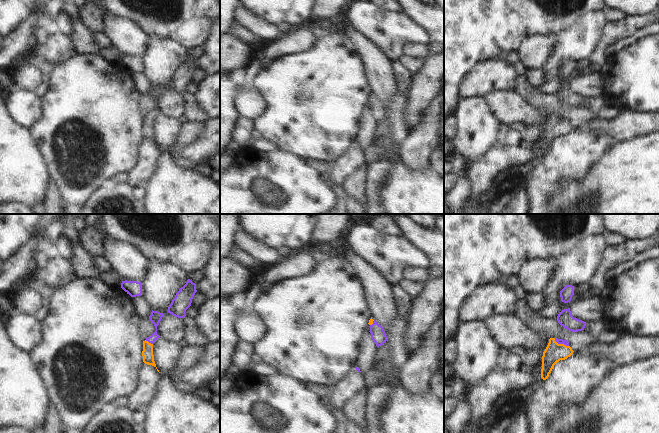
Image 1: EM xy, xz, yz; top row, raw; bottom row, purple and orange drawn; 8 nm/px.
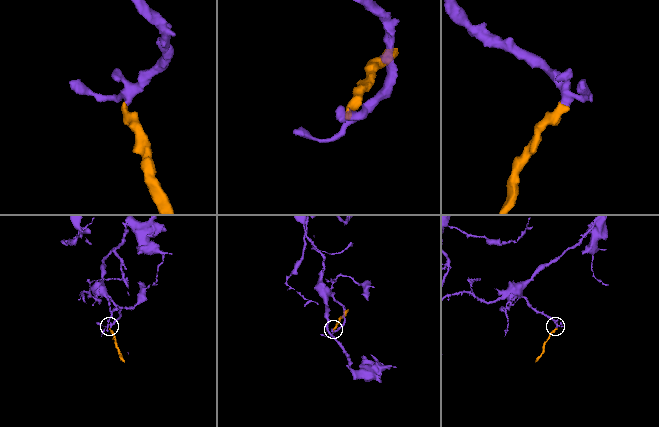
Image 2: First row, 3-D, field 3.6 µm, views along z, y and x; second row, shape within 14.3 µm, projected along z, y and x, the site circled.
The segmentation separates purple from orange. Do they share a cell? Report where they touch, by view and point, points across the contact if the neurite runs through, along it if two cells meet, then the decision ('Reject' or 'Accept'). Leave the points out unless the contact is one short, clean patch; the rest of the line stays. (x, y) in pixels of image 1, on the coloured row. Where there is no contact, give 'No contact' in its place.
Touches purple at yz (561, 343). Path across: yz (560, 341), (561, 343), (554, 352). Accept.

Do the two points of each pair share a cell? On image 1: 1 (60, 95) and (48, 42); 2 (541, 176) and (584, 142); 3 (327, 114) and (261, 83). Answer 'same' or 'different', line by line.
1: different
2: same
3: same

